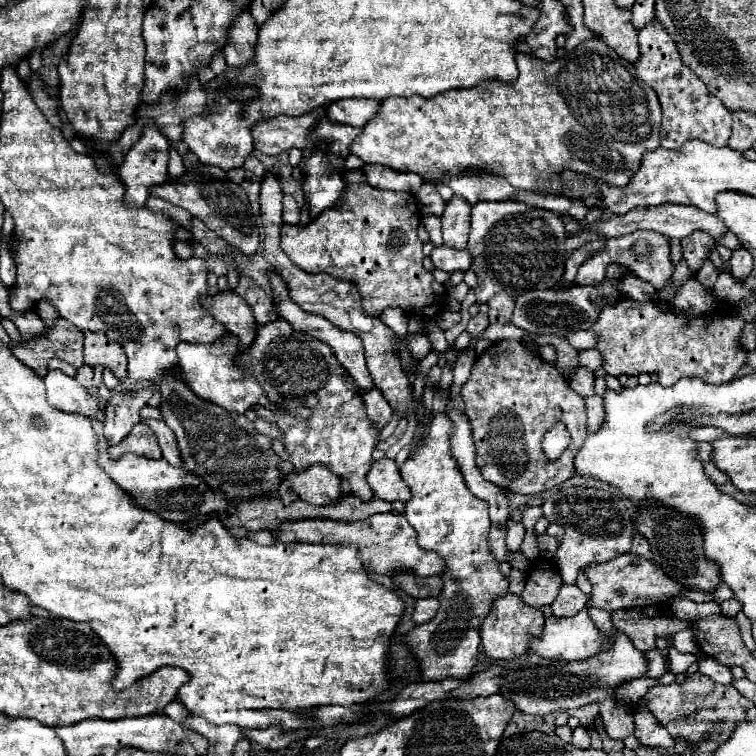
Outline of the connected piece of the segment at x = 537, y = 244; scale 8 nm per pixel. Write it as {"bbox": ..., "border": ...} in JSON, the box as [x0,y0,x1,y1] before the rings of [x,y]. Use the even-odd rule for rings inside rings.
{"bbox":[467,202,565,302],"border":[[[479,202],[473,206],[471,212],[471,234],[469,234],[469,246],[467,250],[473,256],[473,272],[479,278],[479,286],[475,288],[477,302],[485,302],[495,294],[511,294],[519,296],[521,292],[529,290],[545,290],[555,288],[565,272],[565,226],[559,218],[559,214],[531,208],[527,204],[519,202]]]}

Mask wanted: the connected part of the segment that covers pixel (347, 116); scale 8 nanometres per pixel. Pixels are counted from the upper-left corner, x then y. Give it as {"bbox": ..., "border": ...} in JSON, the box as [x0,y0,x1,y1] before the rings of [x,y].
{"bbox":[329,98,381,126],"border":[[[347,98],[329,104],[329,120],[349,126],[365,126],[379,110],[381,100],[367,100],[367,98]]]}

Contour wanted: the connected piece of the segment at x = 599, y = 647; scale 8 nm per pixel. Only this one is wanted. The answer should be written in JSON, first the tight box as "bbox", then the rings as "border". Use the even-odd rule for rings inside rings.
{"bbox":[531,608,613,662],"border":[[[583,608],[579,614],[575,614],[571,618],[557,618],[557,616],[547,618],[545,630],[543,630],[541,638],[533,638],[531,650],[547,660],[573,662],[573,660],[587,660],[587,658],[607,650],[611,646],[611,642],[613,642],[613,636],[607,636],[605,632],[601,632],[589,618],[587,608]]]}

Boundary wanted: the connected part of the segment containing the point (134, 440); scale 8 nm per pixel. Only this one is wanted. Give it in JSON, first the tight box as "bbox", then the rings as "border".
{"bbox":[109,422,161,458],"border":[[[139,422],[131,434],[115,448],[109,448],[109,454],[113,458],[121,458],[123,454],[127,452],[133,452],[137,456],[145,456],[145,458],[161,458],[161,450],[159,450],[159,444],[157,444],[157,438],[155,434],[149,430],[149,426],[145,426],[143,422]]]}

